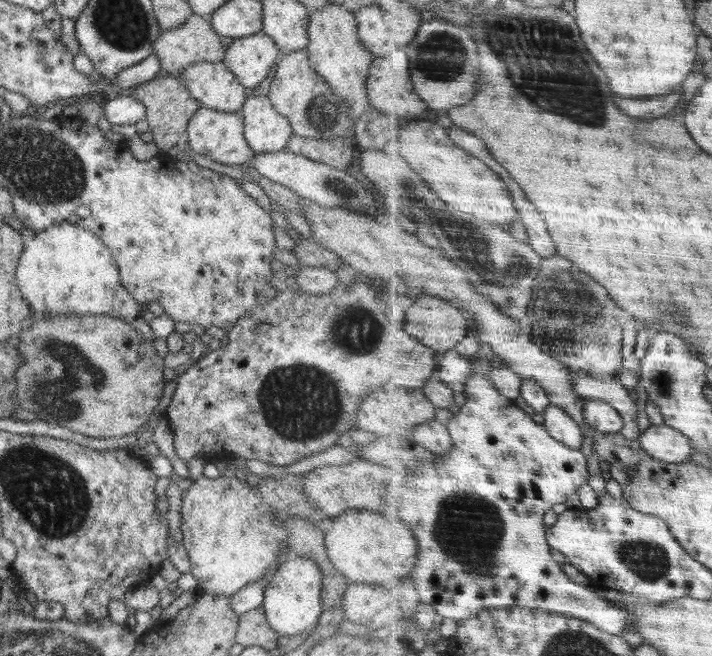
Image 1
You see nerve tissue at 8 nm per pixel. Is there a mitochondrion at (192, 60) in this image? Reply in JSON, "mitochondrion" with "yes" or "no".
{"mitochondrion":"no"}

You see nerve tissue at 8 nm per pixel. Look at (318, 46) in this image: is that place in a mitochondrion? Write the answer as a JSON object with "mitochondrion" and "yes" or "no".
{"mitochondrion":"no"}

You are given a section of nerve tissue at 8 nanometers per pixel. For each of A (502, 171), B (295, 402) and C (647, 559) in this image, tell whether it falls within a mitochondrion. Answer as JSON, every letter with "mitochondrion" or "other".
{"A":"other","B":"mitochondrion","C":"mitochondrion"}

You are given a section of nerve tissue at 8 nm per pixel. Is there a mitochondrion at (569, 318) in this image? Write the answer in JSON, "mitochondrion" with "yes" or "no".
{"mitochondrion":"yes"}

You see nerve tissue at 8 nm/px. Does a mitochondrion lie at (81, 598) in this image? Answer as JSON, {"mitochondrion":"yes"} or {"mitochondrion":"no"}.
{"mitochondrion":"no"}

